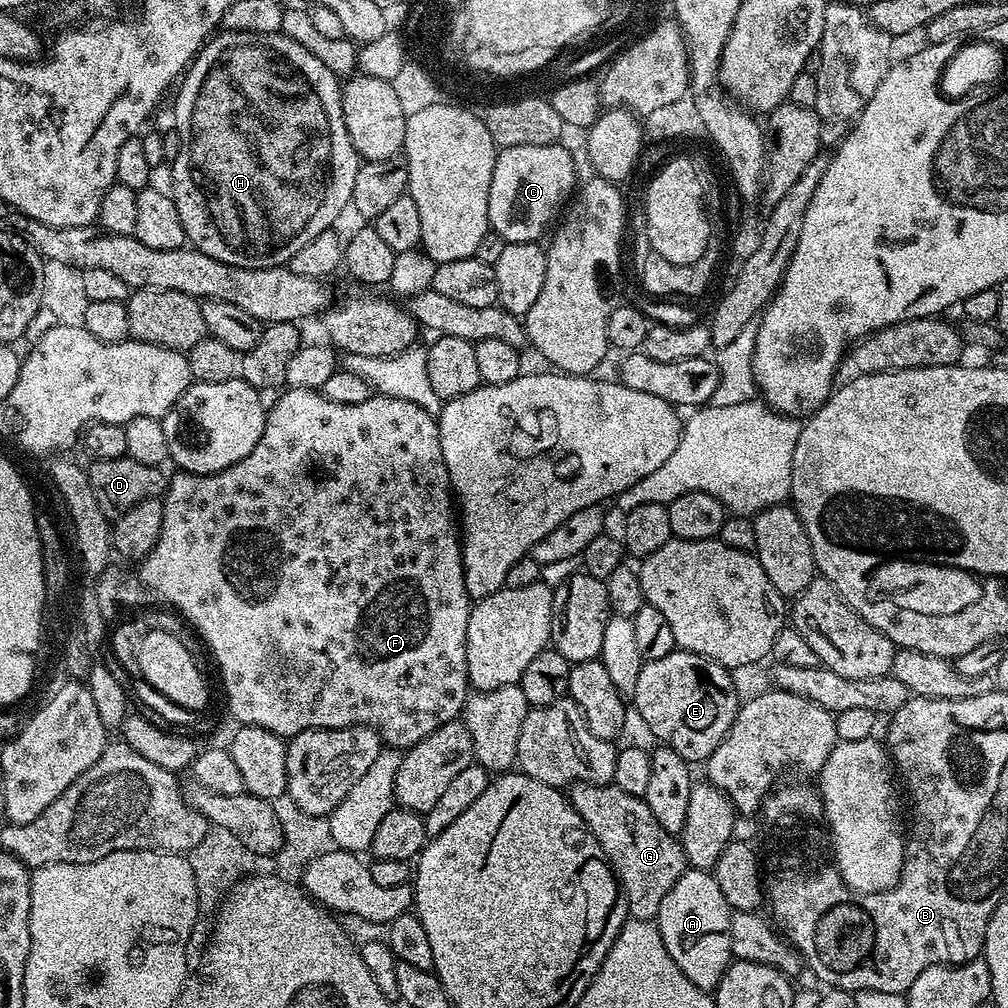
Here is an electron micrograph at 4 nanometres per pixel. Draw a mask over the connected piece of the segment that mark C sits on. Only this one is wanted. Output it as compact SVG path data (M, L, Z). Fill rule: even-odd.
M560 142L527 144L497 151L494 178L490 178L488 227L497 232L505 244L531 244L539 241L544 227L557 219L558 213L573 195L578 184L576 162L573 153L568 153L562 145Z

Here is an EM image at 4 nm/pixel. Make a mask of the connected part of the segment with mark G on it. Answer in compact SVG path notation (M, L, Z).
M613 783L571 785L570 799L574 810L594 834L598 846L602 846L612 873L620 881L628 916L634 920L655 921L662 898L666 898L670 886L674 886L688 868L679 839L658 826L644 799L626 793Z

